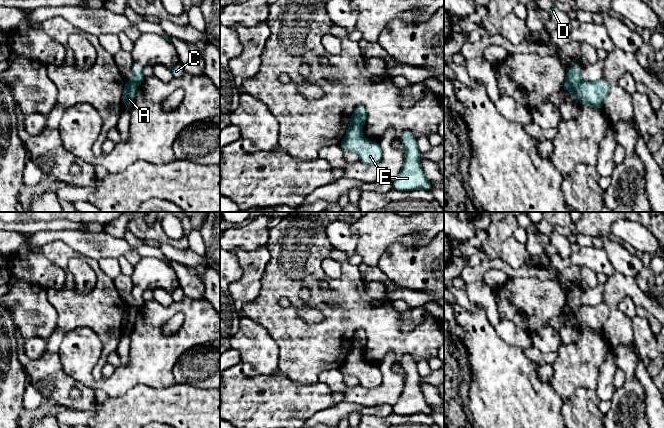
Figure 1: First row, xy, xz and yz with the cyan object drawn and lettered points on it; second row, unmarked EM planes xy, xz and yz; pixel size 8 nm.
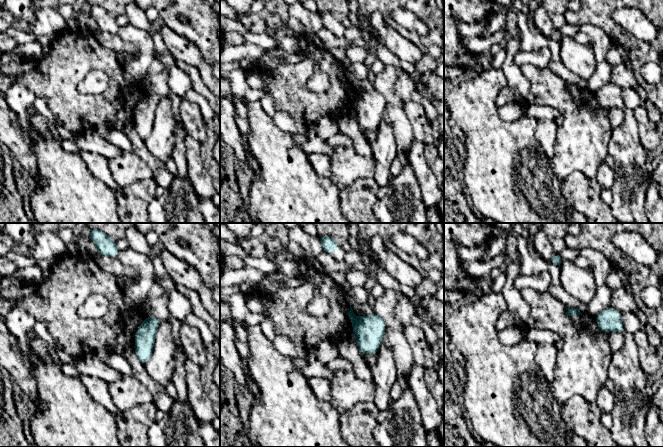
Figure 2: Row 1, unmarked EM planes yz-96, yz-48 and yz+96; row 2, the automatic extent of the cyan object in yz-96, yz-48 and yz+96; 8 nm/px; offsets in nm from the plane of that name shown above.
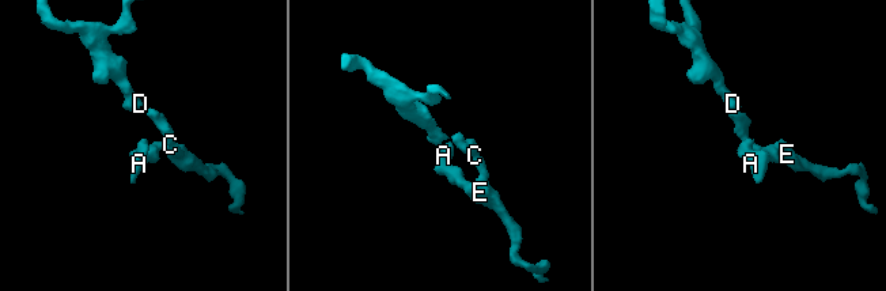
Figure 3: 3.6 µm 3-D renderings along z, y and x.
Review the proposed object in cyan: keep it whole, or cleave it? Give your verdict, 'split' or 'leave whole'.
split

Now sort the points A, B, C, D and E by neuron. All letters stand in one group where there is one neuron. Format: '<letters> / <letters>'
A B C E / D

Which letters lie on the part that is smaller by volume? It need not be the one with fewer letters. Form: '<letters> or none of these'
A, B, C, E

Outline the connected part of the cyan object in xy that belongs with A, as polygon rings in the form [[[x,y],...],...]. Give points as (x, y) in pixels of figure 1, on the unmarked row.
[[[127,306],[124,309],[123,314],[123,331],[124,330],[132,330],[134,326],[134,319],[136,317],[138,310],[131,306]]]

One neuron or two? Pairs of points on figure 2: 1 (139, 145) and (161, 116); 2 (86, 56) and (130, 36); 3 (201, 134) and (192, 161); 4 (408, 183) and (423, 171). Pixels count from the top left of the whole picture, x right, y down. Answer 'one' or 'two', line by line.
1: two
2: two
3: two
4: two

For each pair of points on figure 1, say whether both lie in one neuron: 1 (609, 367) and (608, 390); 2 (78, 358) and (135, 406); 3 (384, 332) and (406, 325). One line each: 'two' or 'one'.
1: one
2: two
3: two

